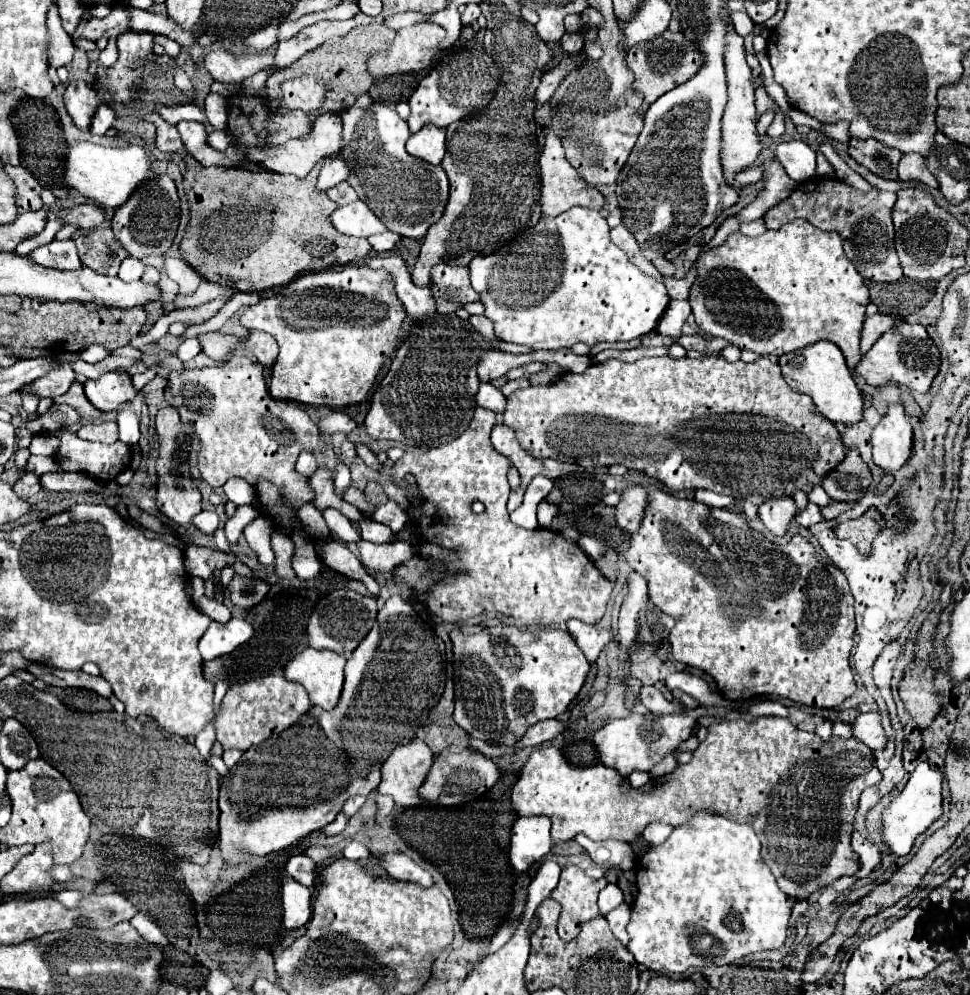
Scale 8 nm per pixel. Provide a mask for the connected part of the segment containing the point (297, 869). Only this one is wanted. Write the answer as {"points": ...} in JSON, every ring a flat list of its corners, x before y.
{"points":[[299,853,299,855,289,857,285,869,287,869,287,873,289,873,295,881,299,881,299,883,303,883,303,885,307,885,307,887,313,887,315,879,317,879,317,865,315,865,315,861,313,861,311,857,307,857,305,853]]}

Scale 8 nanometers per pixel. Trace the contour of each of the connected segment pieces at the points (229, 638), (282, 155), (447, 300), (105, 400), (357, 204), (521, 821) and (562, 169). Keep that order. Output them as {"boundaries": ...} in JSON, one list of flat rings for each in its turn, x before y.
{"boundaries":[[[235,617,229,623,211,623,199,641,199,651,205,661,231,653,235,647,251,637,253,629,243,617]],[[325,113,325,115,321,115,321,117,313,123,313,131,311,131,309,139,305,139,305,141,301,141,301,139,291,139,291,141,287,141,287,143,283,143,283,145,277,145,277,149,271,147,269,153,267,153,267,157,263,159,263,167,265,167,267,171,291,173,291,175,295,175,295,177,299,177,299,179,305,179,307,173,311,171,313,163,321,161,323,157,335,155,335,153,343,147,343,143,341,143,341,127,343,127,343,125,341,125,341,117,339,117,337,113]],[[437,263,431,267,431,279,439,313,455,313,465,303,479,301,479,295,471,287,467,267]],[[111,371,95,381,85,381,87,399,101,411,115,411,119,405,133,401,137,395,129,373]],[[361,199,335,209,335,213,331,213,331,223,341,233,353,237,371,237,387,231,387,227,371,213,371,209]],[[519,817,511,827,511,845,509,845,509,861,511,865,523,873,535,861,543,859,553,845,549,835,551,821,547,817]],[[553,131,547,135,543,153,539,157,539,167,541,167,541,197,539,197,539,205,541,205,541,215,543,217,555,217,559,213,569,211,571,207,589,207,595,211,601,211,605,205,605,199,601,195,601,191,593,185,587,185,583,181,583,177,577,173,577,169,565,159,563,147,559,145,559,139,553,135]]]}

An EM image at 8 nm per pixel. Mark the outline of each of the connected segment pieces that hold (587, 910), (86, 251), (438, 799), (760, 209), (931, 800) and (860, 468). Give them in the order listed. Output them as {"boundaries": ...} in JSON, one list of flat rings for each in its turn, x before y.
{"boundaries":[[[569,865,561,873,561,881,549,895,561,905,559,915,559,937,571,941,579,935,583,923,591,917,601,915,597,907,597,895,607,885,607,879,593,879,583,873,583,869]],[[101,227,79,235,75,243,81,263,103,275,117,275,119,265,127,257,127,251,121,247,111,227]],[[449,747,441,755,435,757,435,763,427,775,427,781,419,789,419,795,429,803,433,801,433,803,439,803,445,807,453,807,453,805,477,799,487,789,491,789,499,777,501,777,501,773,499,773,497,765,491,759,487,759,485,755,469,751,465,747]],[[767,159,767,161,763,161,763,165,765,165,765,175,763,175,765,187,757,195,755,203,747,205,745,209,741,209,735,215,739,219,739,223,751,223,751,221,759,219,761,215,765,215,767,209,785,201,798,187,797,183,787,175,782,165,779,165,777,159]],[[923,761,915,767,905,789,891,801,891,805,883,813,883,837,895,857,907,855,911,851,915,839,923,831,927,831,933,821,937,821,941,817,941,813,943,813,941,785,943,785,943,775,939,771,935,771,933,767,929,767,927,761]],[[849,449,841,465,823,479,823,489,833,501,855,503,867,493,871,481,873,477,867,463,859,457,857,449]]]}

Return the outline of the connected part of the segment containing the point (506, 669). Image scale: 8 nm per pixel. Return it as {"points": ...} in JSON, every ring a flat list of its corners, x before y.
{"points":[[497,619,485,625,457,625,451,631,455,655,455,723,471,737,495,743,515,745,533,721,555,719,575,699,589,673,589,661,579,653,573,637,561,629,517,629]]}

